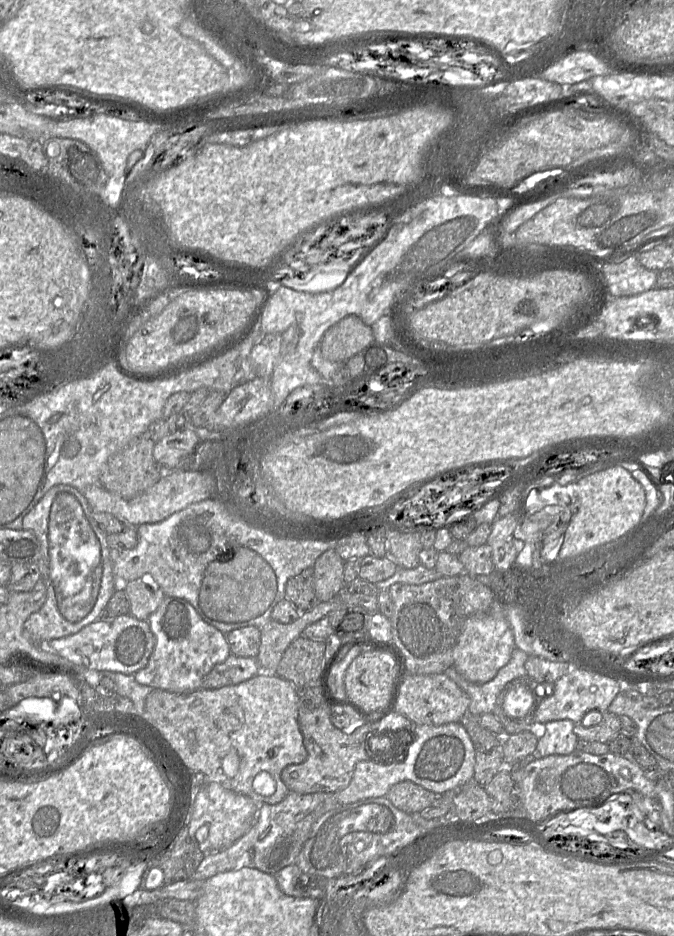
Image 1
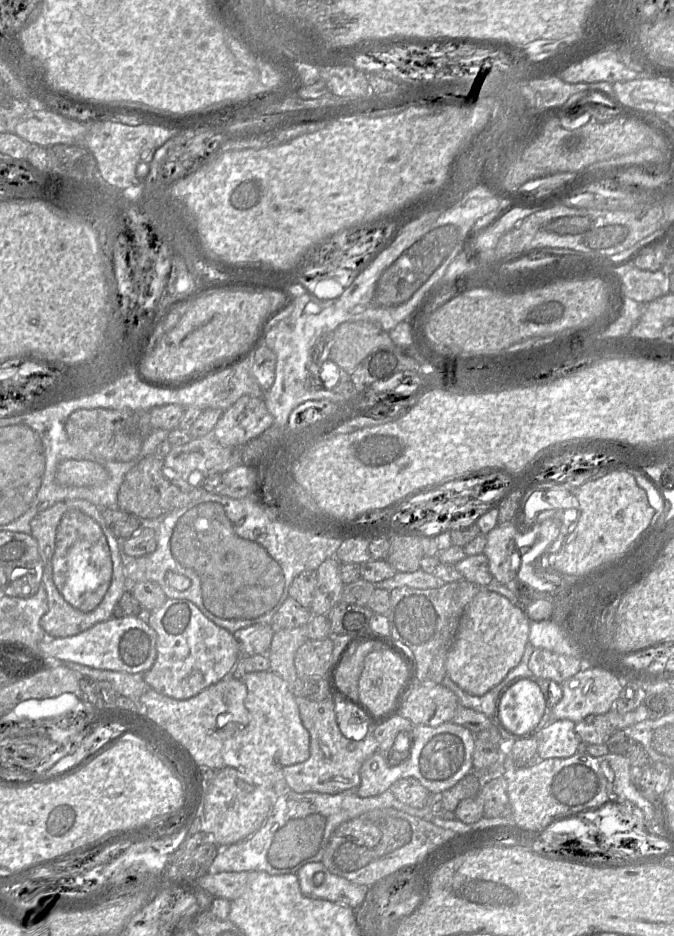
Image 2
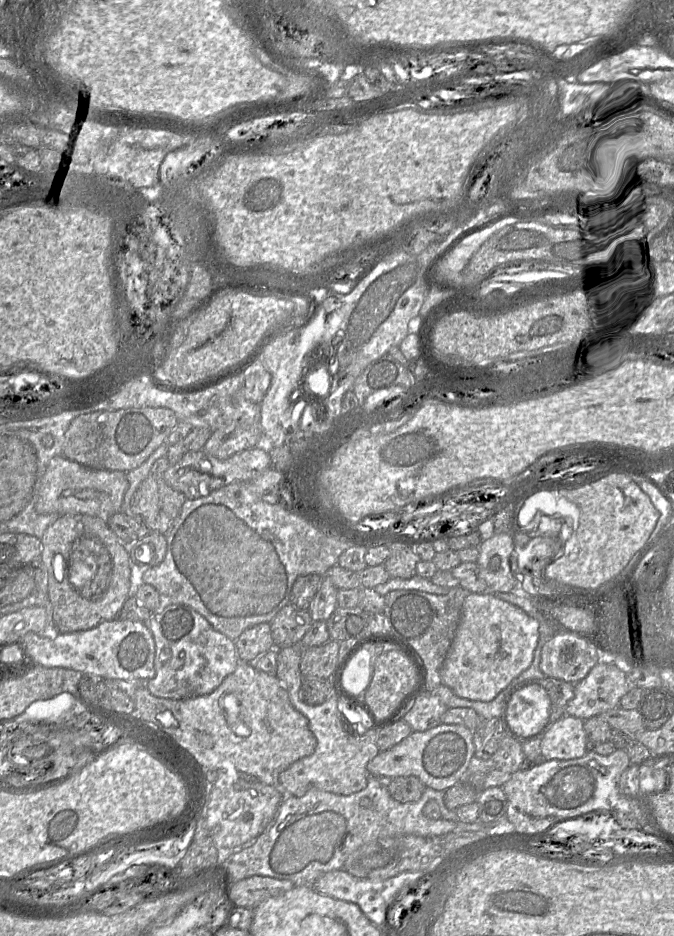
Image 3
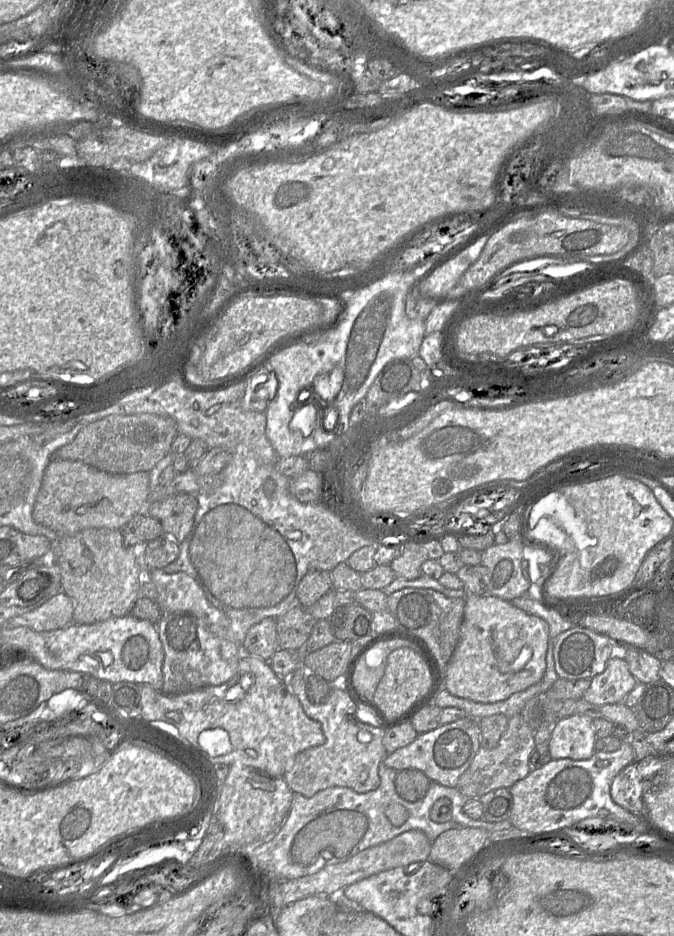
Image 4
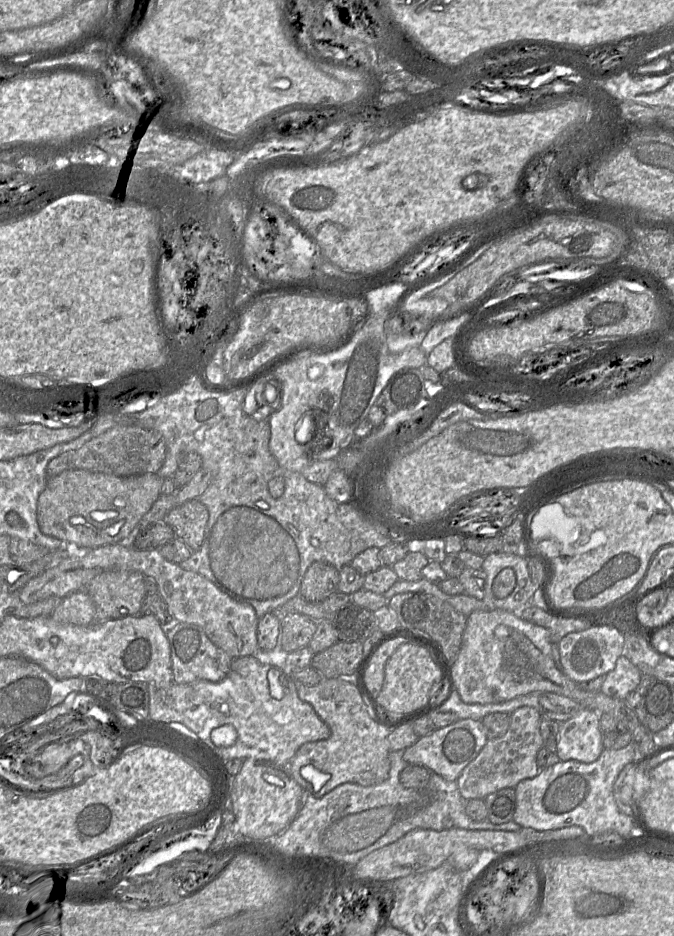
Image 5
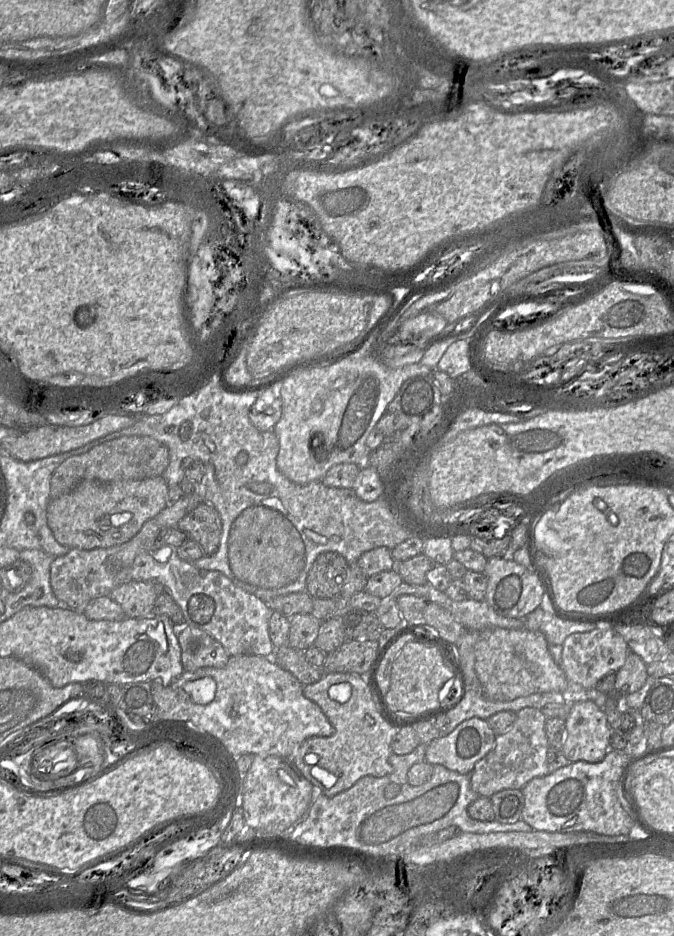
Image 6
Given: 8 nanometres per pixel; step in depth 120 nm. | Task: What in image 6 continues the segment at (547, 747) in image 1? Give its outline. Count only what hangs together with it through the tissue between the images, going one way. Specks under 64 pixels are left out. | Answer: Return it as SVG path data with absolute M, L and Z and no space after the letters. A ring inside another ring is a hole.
M592 700L572 702L565 719L563 754L570 762L600 762L610 749L612 732L601 704Z

